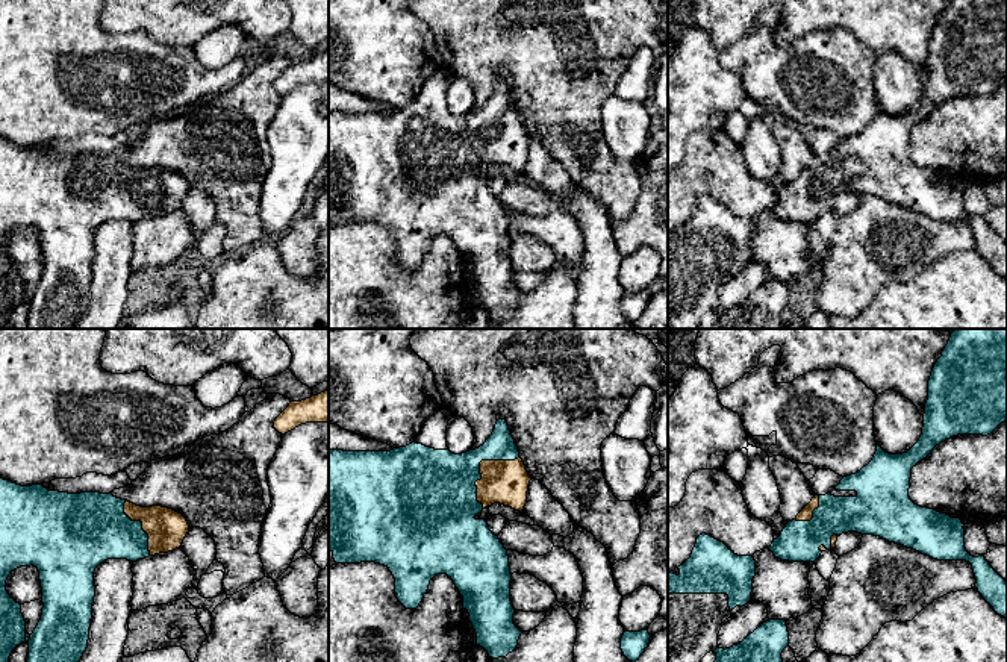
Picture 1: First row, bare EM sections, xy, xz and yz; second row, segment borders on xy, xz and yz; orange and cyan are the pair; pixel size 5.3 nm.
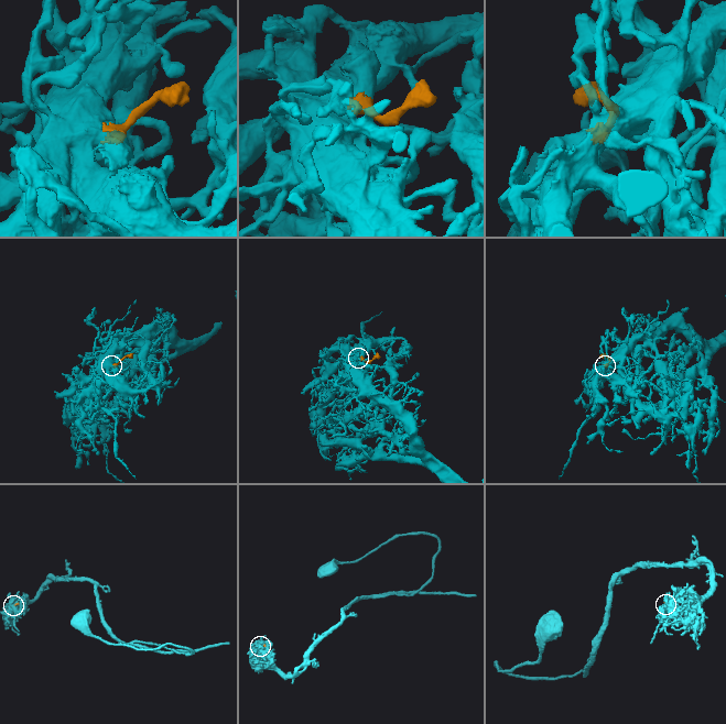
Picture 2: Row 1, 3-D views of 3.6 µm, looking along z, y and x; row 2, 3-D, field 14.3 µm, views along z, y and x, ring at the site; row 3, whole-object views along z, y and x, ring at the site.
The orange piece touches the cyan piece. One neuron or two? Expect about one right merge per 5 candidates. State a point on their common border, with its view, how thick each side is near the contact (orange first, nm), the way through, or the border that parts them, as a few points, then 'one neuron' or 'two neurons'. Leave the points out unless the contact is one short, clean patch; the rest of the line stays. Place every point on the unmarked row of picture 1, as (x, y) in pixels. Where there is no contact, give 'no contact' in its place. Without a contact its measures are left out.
xz (480, 128) | 240/400 nm | one neuron

